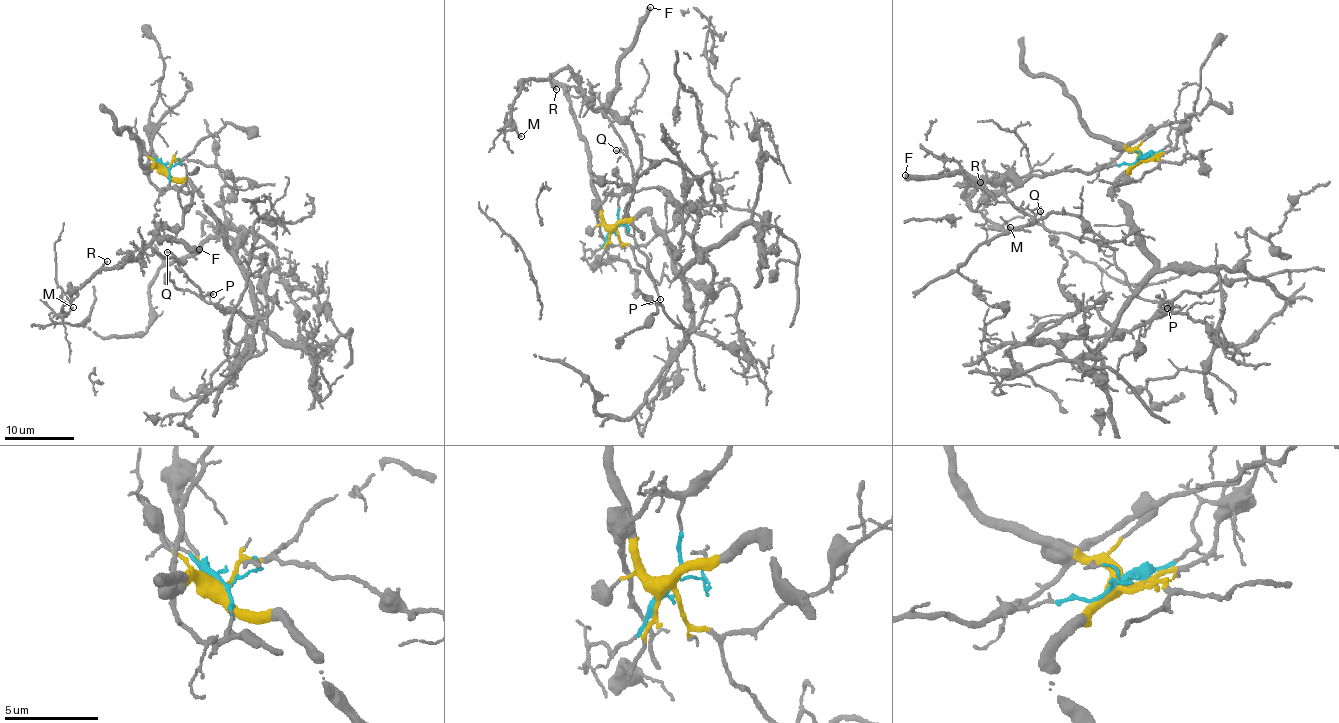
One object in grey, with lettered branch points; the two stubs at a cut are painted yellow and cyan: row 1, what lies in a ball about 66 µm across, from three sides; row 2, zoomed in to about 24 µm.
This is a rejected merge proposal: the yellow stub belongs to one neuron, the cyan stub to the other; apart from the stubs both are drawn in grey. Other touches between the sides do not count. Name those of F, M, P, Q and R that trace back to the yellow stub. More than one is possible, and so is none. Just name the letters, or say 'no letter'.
no letter

